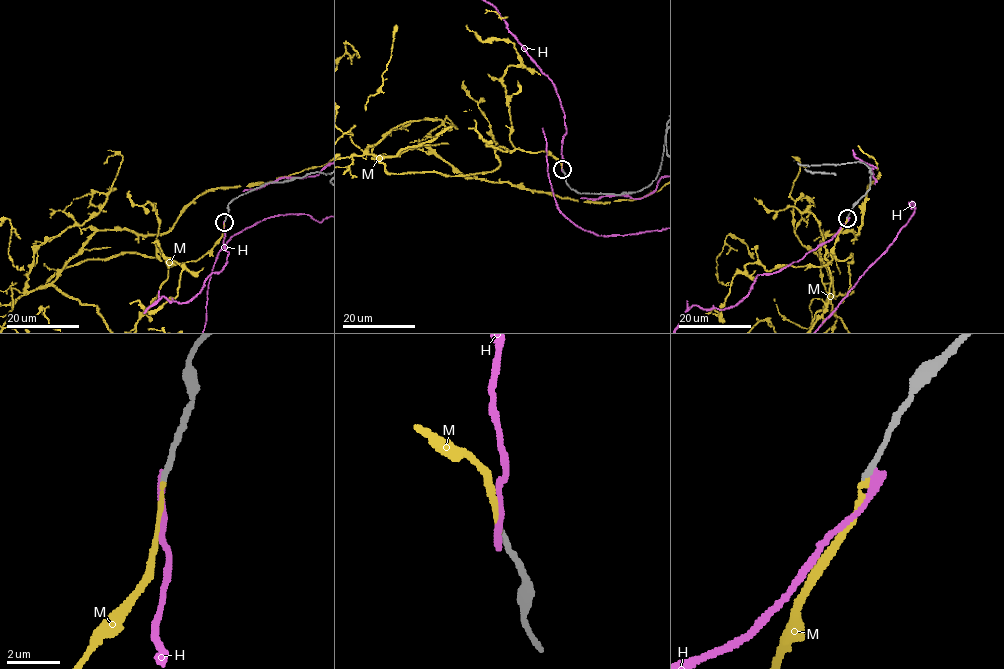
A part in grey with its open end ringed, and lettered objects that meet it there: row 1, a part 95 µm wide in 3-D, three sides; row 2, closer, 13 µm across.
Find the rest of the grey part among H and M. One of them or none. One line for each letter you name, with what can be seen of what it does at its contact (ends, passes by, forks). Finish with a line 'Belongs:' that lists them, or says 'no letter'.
M: it ends
Belongs: M

